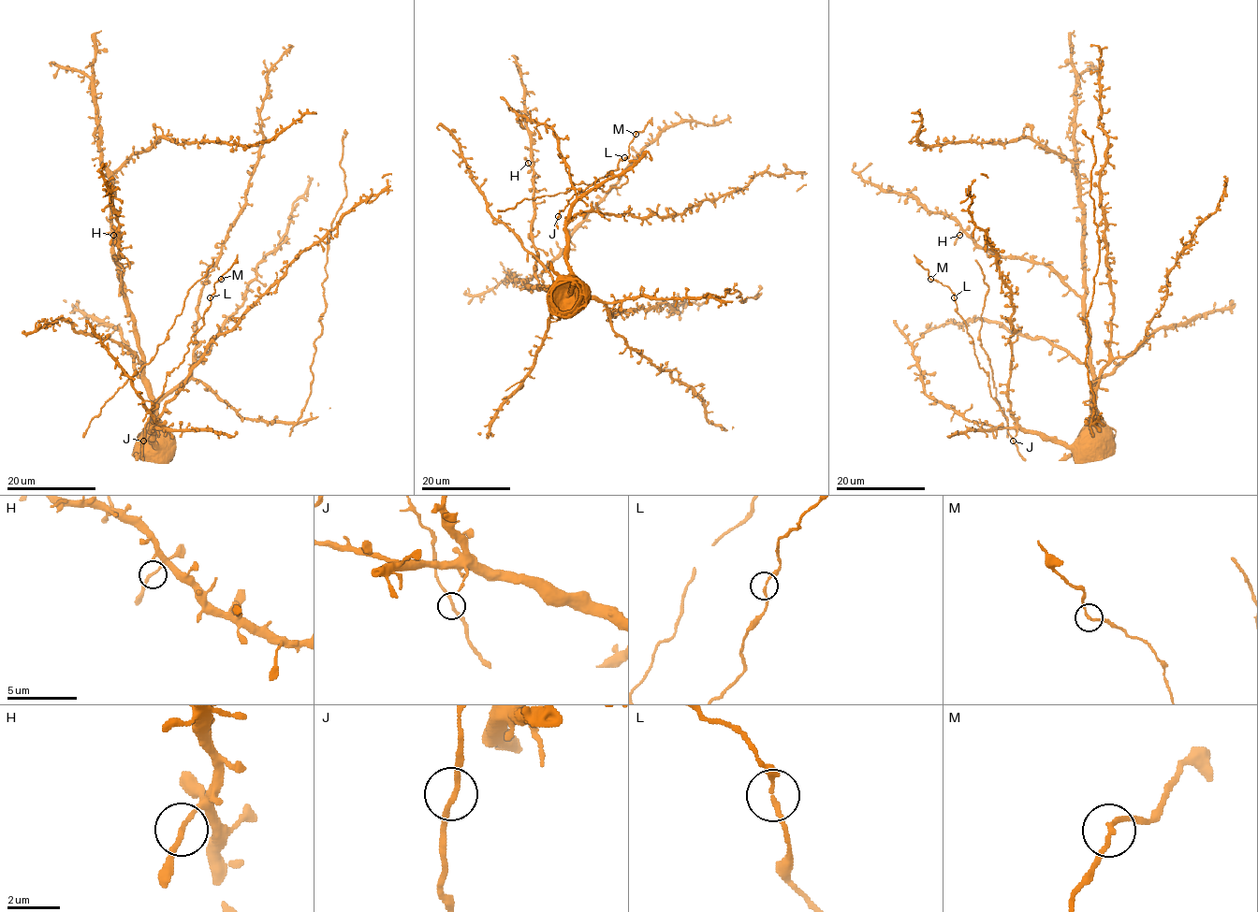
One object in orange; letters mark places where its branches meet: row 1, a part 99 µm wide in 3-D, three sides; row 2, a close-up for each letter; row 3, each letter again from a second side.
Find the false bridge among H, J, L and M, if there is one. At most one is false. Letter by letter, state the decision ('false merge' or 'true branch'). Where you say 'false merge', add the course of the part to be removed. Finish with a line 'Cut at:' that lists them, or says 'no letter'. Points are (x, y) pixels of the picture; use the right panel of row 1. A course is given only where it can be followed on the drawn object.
H: true branch
J: true branch
L: true branch
M: true branch
Cut at: no letter

